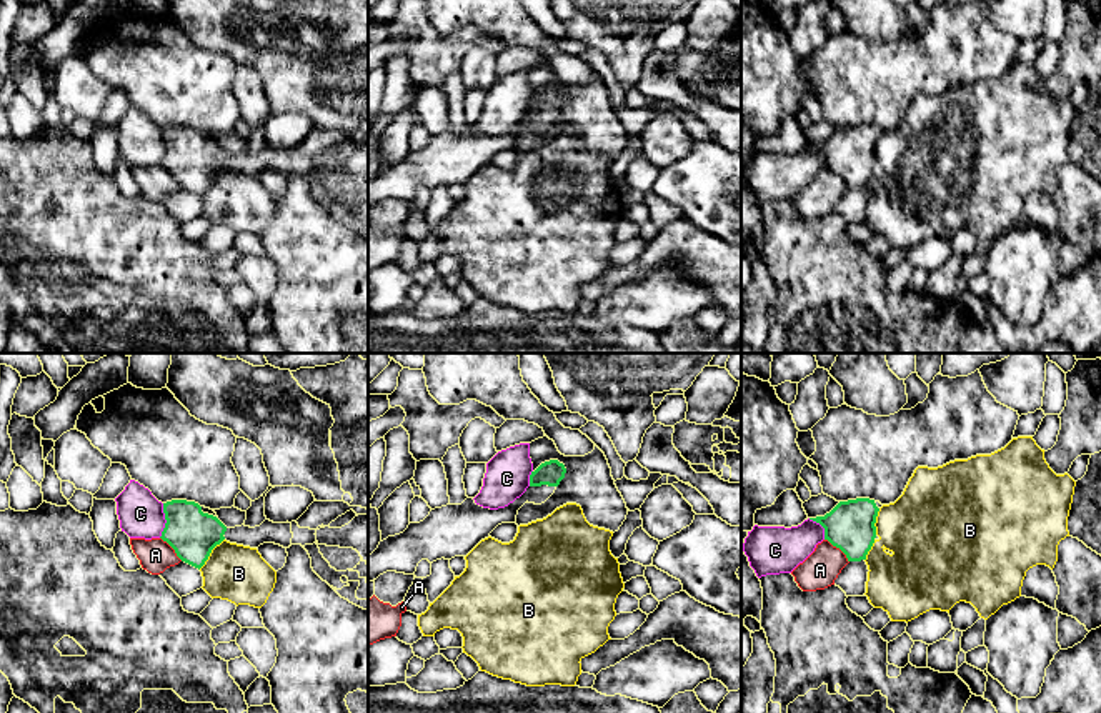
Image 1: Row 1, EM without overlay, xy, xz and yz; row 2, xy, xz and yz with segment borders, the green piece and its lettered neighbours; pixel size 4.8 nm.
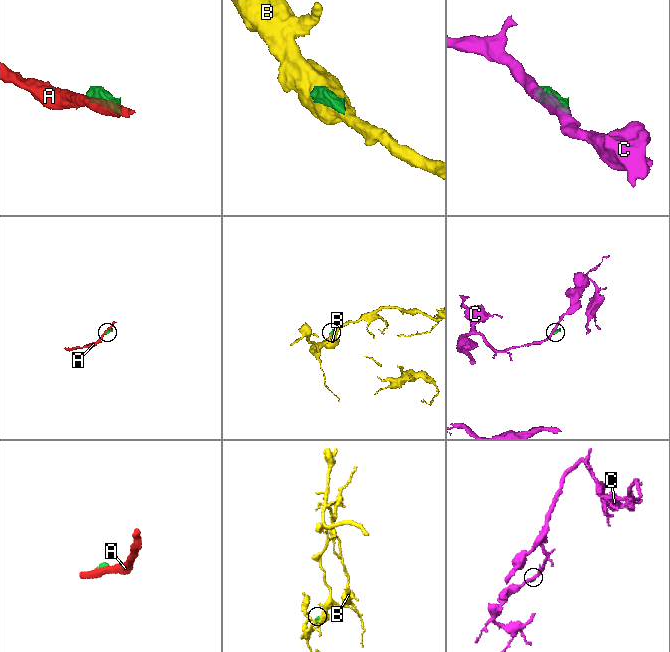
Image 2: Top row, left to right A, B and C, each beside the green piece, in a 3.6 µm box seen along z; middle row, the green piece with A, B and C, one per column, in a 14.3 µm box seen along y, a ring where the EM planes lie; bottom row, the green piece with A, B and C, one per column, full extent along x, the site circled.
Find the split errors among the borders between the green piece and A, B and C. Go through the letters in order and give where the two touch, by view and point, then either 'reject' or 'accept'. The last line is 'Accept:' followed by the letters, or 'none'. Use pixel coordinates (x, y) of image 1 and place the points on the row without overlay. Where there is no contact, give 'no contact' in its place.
A: meets green in yz at (838, 174); reject
B: meets green in xy at (210, 179); reject
C: meets green in xy at (165, 145); reject
Accept: none

